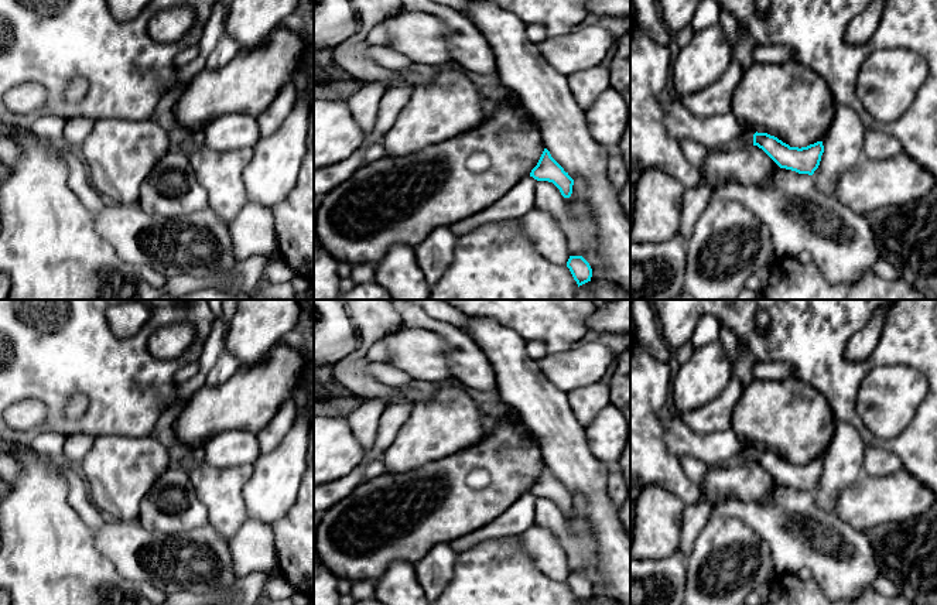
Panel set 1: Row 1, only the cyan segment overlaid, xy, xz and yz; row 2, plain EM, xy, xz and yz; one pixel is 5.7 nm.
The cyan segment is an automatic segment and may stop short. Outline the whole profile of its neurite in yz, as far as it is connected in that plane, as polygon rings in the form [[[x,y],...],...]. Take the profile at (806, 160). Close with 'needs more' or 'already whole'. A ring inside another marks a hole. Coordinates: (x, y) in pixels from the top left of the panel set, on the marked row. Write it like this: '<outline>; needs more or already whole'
[[[746,130],[738,140],[738,146],[758,146],[762,148],[780,168],[791,170],[798,174],[813,175],[818,168],[824,153],[823,141],[817,141],[807,147],[790,147],[774,136]]]; needs more

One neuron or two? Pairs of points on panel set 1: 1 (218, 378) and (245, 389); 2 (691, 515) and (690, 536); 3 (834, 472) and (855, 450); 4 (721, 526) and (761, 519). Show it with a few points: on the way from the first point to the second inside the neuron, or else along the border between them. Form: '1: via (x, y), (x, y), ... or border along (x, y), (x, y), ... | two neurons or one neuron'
1: border along (239, 366), (222, 383), (215, 386), (205, 383) | two neurons
2: via (691, 520), (690, 530) | one neuron
3: via (840, 467), (850, 455) | one neuron
4: border along (715, 510), (741, 519), (766, 544) | two neurons

